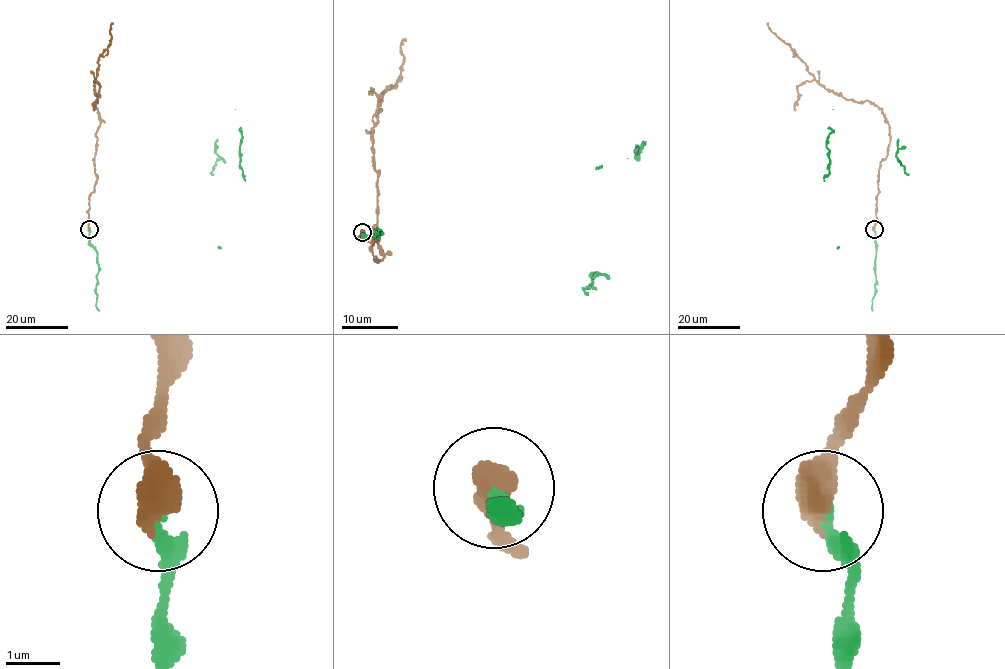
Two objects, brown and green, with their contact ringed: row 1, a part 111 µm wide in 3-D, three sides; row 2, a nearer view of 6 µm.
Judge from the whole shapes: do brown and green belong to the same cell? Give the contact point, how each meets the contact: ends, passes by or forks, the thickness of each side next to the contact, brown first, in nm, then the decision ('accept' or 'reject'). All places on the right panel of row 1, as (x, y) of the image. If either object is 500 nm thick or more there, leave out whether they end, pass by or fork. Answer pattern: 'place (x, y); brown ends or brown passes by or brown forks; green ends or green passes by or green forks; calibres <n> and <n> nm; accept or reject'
place (874, 229); calibres 600 and 240 nm; accept

